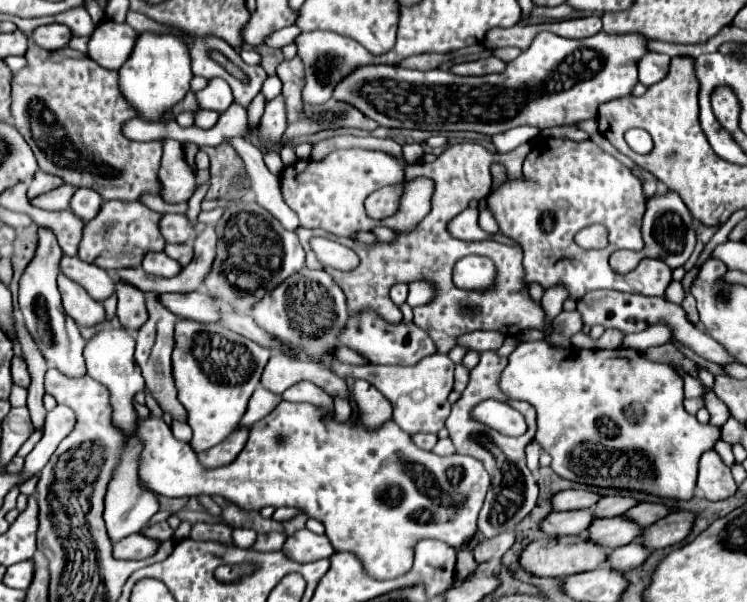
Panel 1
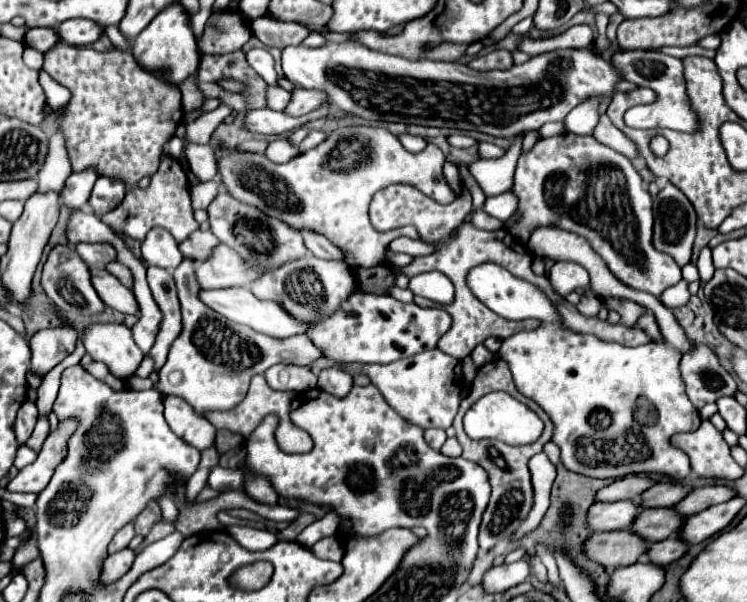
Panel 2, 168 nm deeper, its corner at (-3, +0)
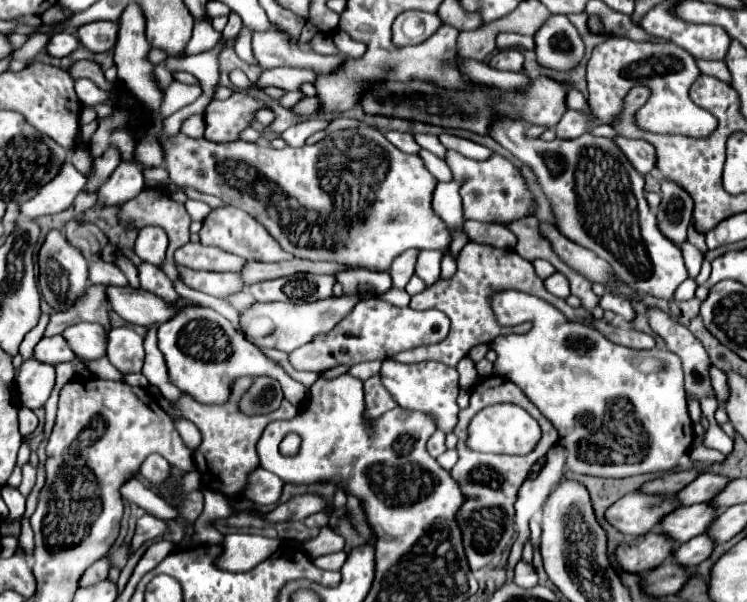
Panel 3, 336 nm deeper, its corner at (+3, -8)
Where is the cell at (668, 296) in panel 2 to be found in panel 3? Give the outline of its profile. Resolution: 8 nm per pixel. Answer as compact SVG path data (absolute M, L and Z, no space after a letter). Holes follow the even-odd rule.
M686 279L674 293L674 299L680 299L680 301L686 301L690 297L694 297L694 291L696 291L696 281L694 279Z

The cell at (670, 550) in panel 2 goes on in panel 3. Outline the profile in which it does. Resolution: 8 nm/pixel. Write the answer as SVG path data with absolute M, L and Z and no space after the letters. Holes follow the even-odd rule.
M698 535L694 539L690 539L688 543L682 543L680 547L674 549L674 559L682 565L682 567L696 567L700 565L704 559L708 559L714 551L714 539L704 535Z

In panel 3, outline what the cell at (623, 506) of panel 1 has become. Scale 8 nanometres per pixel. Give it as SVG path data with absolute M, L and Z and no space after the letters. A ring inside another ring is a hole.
M702 473L696 481L692 481L690 485L686 485L680 491L680 501L682 505L694 505L694 503L702 503L702 501L712 501L714 495L718 495L726 485L728 485L728 477L724 475L716 475L716 473Z

